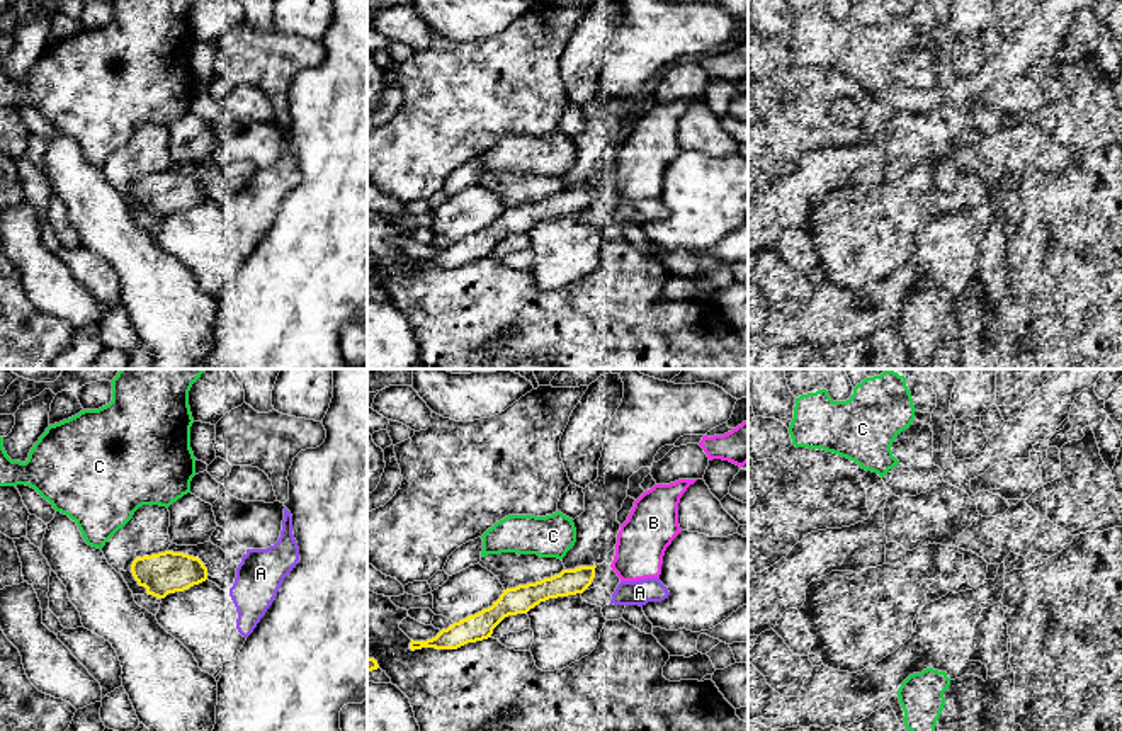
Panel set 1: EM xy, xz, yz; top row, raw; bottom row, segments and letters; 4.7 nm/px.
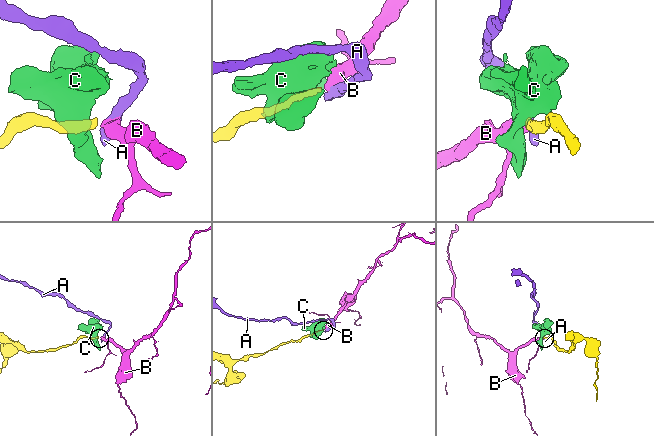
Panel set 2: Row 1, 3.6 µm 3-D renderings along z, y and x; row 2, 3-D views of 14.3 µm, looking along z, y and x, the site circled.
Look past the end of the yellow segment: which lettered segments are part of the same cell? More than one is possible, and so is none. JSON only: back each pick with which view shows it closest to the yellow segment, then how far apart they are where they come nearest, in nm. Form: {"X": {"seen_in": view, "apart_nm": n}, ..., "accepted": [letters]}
{"B": {"seen_in": "xz", "apart_nm": 70}, "accepted": ["B"]}

